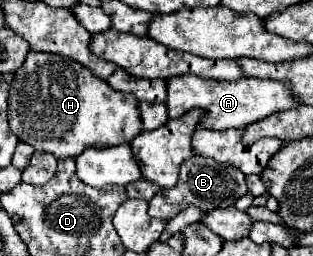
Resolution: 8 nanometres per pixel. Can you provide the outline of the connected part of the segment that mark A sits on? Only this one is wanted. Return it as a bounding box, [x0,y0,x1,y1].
[167,77,297,129]

